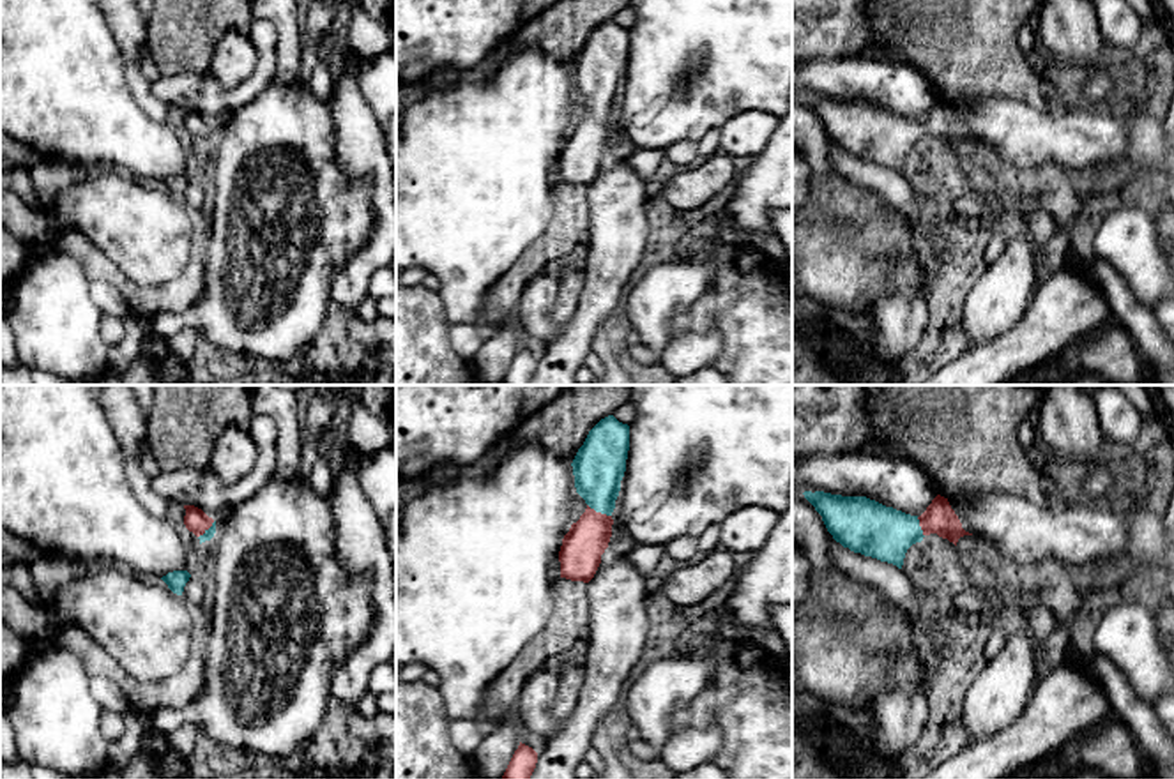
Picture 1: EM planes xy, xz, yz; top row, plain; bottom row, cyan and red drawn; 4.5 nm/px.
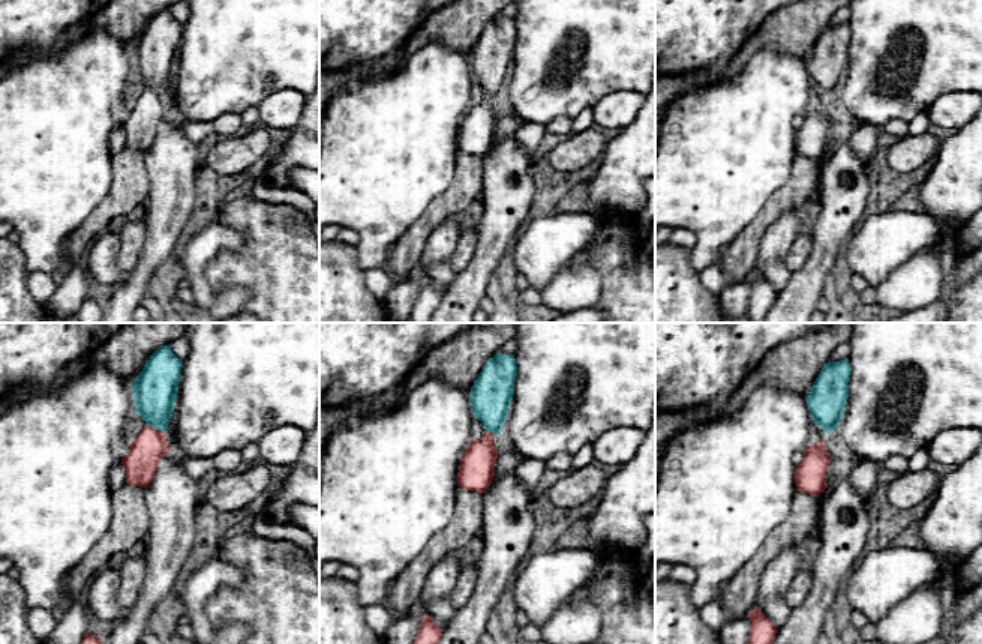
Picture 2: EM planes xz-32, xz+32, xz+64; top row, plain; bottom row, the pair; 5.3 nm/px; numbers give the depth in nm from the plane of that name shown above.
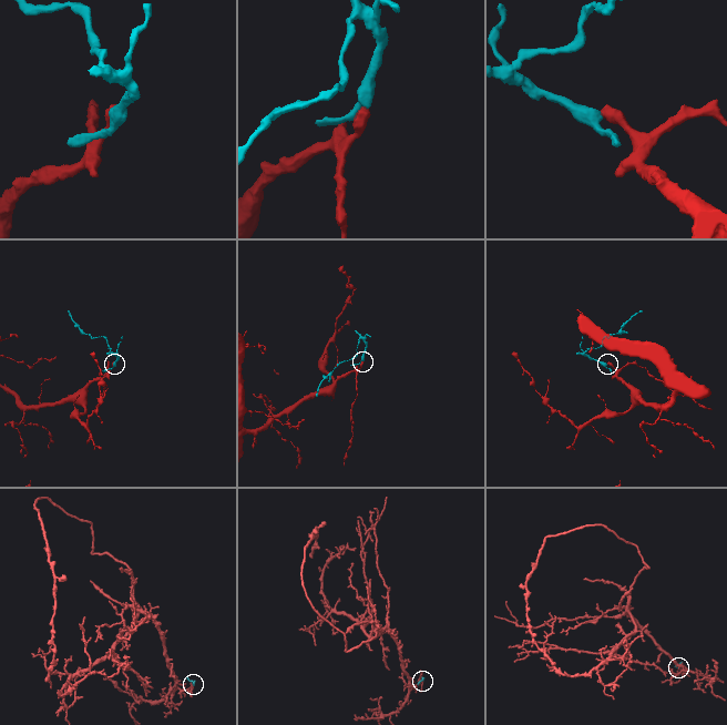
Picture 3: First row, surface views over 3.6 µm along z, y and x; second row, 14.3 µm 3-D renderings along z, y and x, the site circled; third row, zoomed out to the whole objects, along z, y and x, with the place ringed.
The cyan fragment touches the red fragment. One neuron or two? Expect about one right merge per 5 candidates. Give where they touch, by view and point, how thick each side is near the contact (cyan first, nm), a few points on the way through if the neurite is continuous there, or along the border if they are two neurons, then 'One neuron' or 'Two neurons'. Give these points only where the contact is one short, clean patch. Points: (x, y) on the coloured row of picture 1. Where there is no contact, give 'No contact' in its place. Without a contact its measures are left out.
Touches cyan at xz (600, 511). Thickness 240 nm (cyan) against 190 nm. Path across: xz (600, 463), (600, 511), (594, 529), (582, 546). One neuron

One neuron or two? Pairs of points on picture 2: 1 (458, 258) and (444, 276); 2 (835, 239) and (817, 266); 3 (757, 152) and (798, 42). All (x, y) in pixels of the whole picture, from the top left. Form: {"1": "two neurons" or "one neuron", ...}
{"1": "two neurons", "2": "one neuron", "3": "two neurons"}

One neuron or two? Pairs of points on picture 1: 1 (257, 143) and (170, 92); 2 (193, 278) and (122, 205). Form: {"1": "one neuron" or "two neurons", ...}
{"1": "two neurons", "2": "two neurons"}

